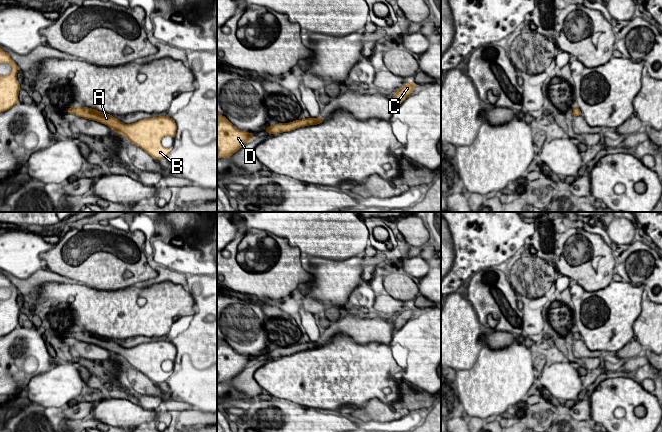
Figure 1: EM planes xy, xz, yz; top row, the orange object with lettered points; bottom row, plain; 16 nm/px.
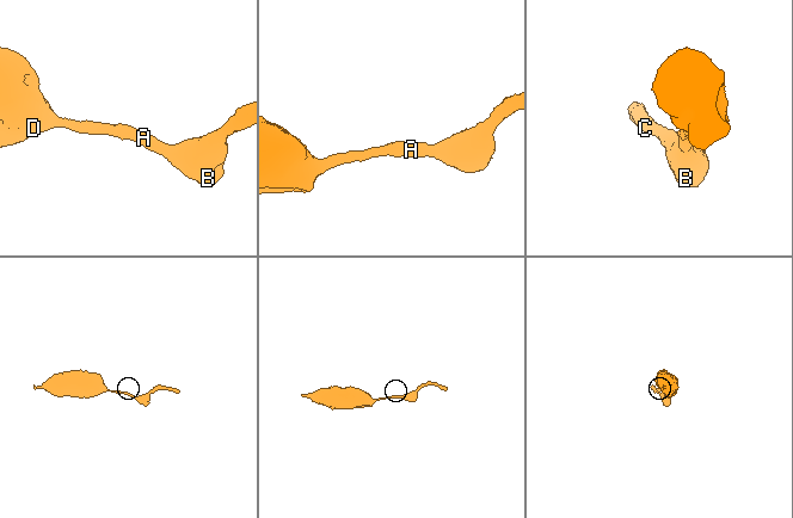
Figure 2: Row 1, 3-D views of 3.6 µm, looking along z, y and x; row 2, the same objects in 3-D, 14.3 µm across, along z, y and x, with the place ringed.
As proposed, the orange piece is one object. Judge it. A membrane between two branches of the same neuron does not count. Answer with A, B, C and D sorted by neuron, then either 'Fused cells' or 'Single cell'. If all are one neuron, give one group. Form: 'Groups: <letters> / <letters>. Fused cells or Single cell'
Groups: A B C D. Single cell

